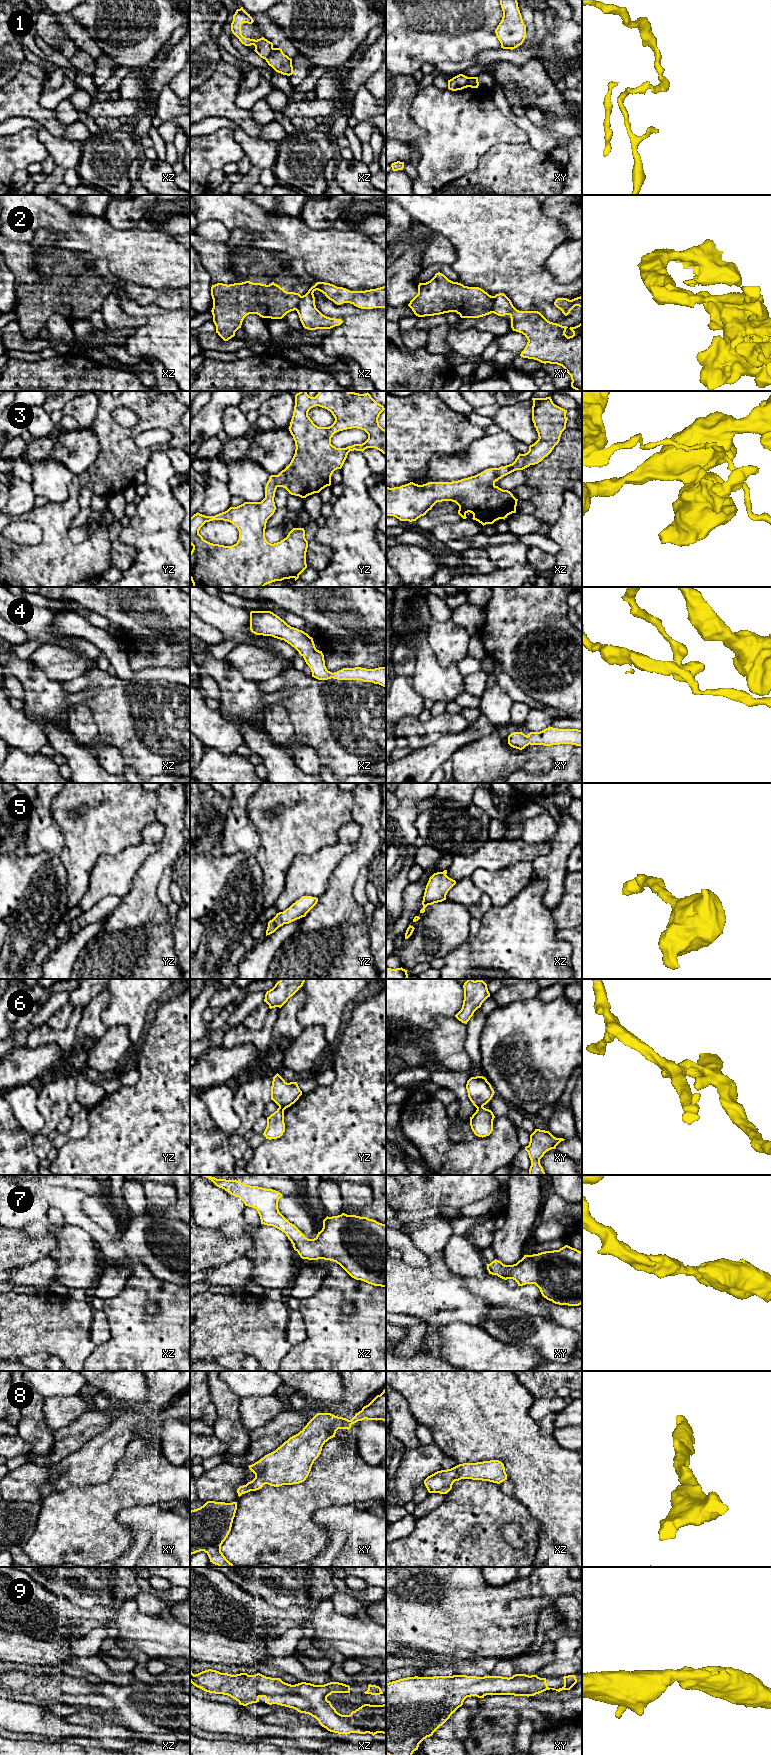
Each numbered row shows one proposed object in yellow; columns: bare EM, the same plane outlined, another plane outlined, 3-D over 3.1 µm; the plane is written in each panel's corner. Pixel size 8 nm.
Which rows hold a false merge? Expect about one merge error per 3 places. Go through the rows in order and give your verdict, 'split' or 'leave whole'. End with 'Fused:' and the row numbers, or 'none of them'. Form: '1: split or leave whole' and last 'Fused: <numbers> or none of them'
1: split
2: split
3: leave whole
4: leave whole
5: leave whole
6: split
7: leave whole
8: leave whole
9: leave whole
Fused: 1, 2, 6

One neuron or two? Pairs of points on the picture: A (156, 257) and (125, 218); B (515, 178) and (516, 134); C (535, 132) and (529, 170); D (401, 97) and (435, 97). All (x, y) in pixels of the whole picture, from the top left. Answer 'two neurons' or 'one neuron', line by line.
A: two neurons
B: two neurons
C: two neurons
D: two neurons

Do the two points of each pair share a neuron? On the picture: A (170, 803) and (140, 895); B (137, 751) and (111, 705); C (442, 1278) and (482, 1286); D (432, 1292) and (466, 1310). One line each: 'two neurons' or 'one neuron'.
A: one neuron
B: one neuron
C: two neurons
D: one neuron

